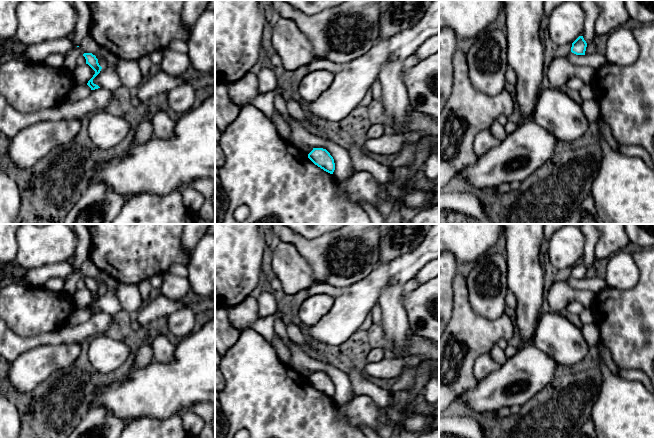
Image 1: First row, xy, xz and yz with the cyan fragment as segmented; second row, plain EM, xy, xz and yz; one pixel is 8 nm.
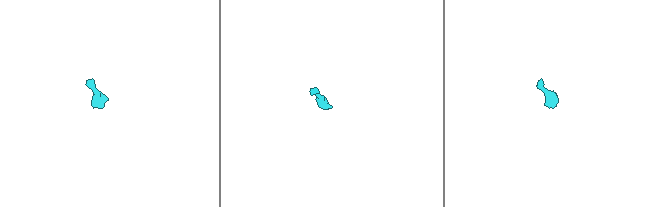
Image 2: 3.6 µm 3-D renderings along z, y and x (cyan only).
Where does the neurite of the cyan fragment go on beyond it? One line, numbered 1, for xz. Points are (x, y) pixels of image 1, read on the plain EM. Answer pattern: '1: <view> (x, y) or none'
1: xz (306, 372)

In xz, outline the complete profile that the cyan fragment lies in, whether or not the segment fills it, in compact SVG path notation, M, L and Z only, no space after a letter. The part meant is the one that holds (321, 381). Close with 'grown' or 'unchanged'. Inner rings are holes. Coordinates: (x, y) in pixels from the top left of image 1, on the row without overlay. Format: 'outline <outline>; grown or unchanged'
outline M302 368L297 371L308 378L308 382L324 395L333 398L335 387L330 377L323 372L313 372L309 369Z; grown

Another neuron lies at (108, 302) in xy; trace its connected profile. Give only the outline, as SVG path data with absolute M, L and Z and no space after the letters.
M109 277L107 285L103 288L100 297L93 303L93 307L111 315L123 310L116 294L117 284L117 280Z

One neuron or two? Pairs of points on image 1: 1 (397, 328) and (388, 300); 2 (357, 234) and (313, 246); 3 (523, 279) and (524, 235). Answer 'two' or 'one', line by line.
1: one
2: one
3: one

